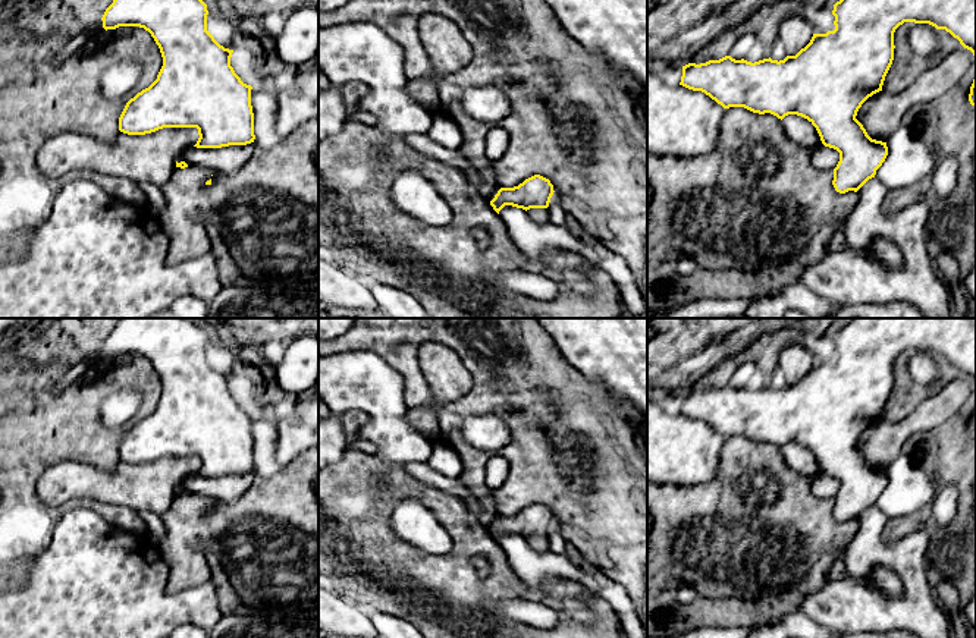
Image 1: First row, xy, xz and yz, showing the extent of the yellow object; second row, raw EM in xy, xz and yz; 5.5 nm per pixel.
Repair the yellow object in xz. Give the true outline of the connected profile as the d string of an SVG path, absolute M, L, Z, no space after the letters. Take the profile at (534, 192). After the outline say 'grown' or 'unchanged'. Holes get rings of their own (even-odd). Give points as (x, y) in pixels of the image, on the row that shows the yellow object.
M534 175L518 186L500 188L490 205L498 214L505 205L522 208L533 221L547 223L550 220L547 207L553 192L553 185L549 179Z; grown

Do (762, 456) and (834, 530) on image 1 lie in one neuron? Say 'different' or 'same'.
same

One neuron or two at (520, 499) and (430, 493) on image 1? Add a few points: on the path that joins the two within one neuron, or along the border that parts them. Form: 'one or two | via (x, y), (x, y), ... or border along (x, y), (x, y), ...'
two | border along (463, 502), (485, 528)

